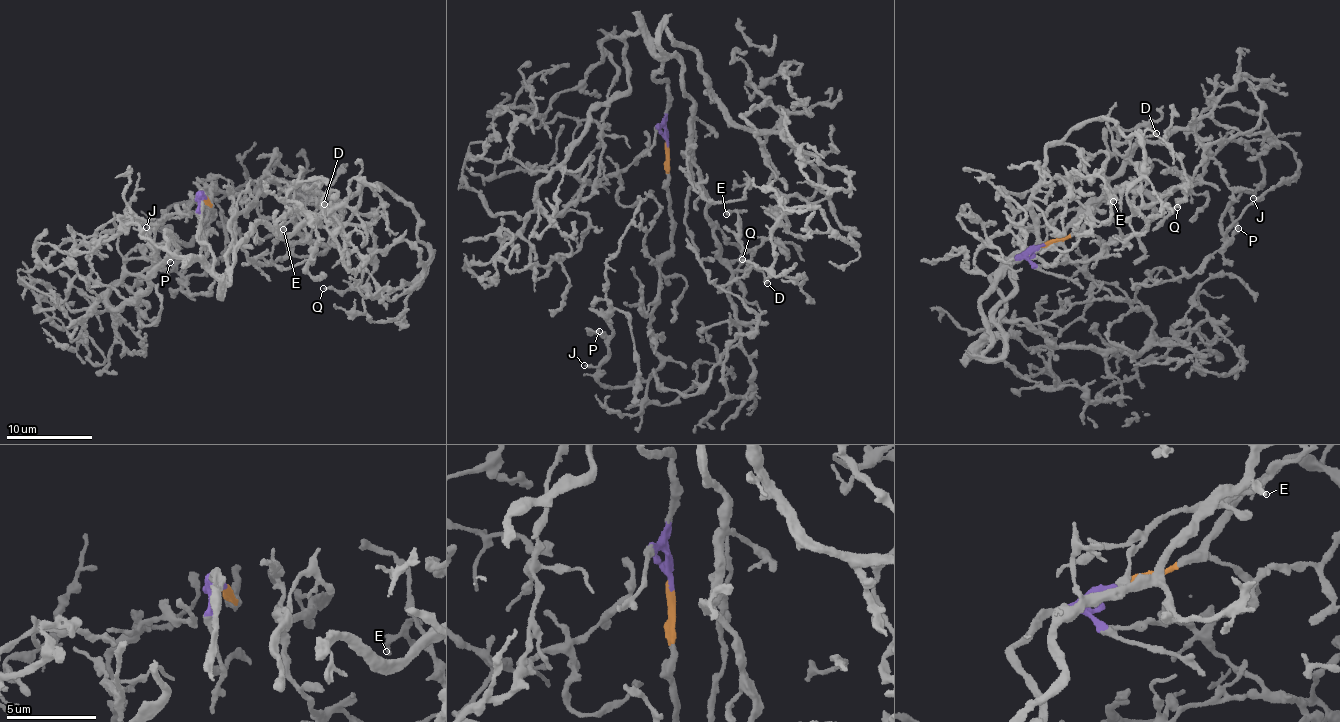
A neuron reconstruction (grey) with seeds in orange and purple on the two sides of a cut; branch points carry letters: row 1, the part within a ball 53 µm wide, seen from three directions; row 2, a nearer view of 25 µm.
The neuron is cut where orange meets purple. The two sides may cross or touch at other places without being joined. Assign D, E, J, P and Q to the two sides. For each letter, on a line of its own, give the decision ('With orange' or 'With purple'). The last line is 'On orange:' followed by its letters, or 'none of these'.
D: With purple
E: With purple
J: With orange
P: With orange
Q: With purple
On orange: J, P

